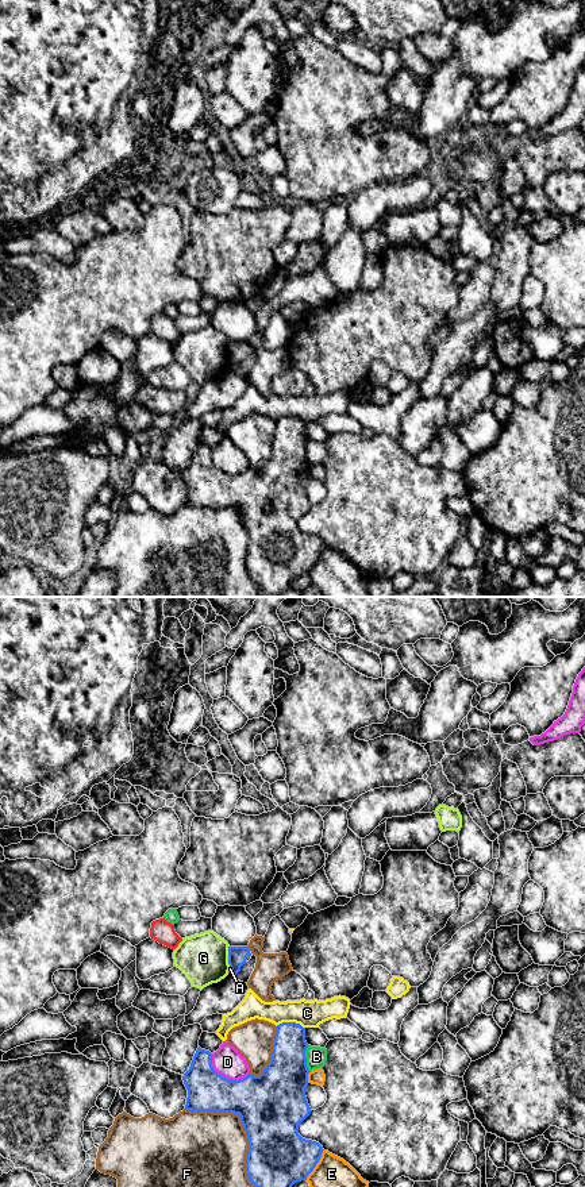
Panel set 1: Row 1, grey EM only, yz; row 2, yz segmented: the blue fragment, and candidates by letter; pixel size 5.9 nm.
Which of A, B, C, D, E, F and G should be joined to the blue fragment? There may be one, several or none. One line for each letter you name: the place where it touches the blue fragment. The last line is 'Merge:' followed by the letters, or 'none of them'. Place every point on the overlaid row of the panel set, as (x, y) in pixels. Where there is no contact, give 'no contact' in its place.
Merge: none of them

